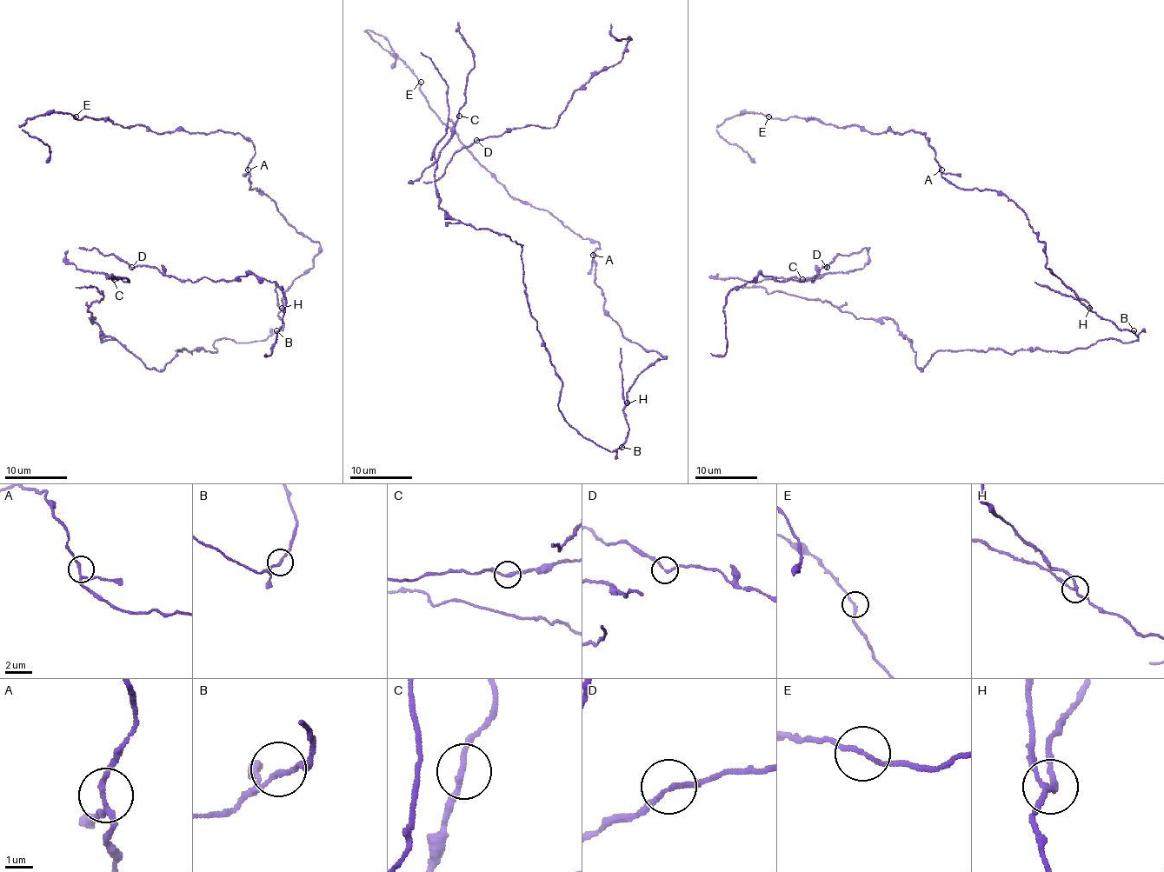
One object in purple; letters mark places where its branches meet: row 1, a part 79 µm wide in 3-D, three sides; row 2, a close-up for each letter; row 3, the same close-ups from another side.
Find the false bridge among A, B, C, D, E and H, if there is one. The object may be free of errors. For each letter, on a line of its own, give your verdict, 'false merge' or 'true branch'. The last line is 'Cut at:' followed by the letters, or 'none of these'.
A: true branch
B: true branch
C: true branch
D: true branch
E: true branch
H: false merge
Cut at: H

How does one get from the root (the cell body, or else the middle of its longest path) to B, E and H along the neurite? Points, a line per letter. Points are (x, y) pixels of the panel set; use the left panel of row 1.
B: (216, 352), (213, 344), (217, 339), (229, 338), (237, 342), (263, 341), (276, 330)
E: (216, 352), (217, 339), (283, 327), (282, 296), (319, 243), (249, 189), (255, 146), (242, 135), (75, 116)
H: (216, 352), (213, 344), (223, 338), (237, 342), (267, 339), (283, 327), (279, 316), (282, 309)

